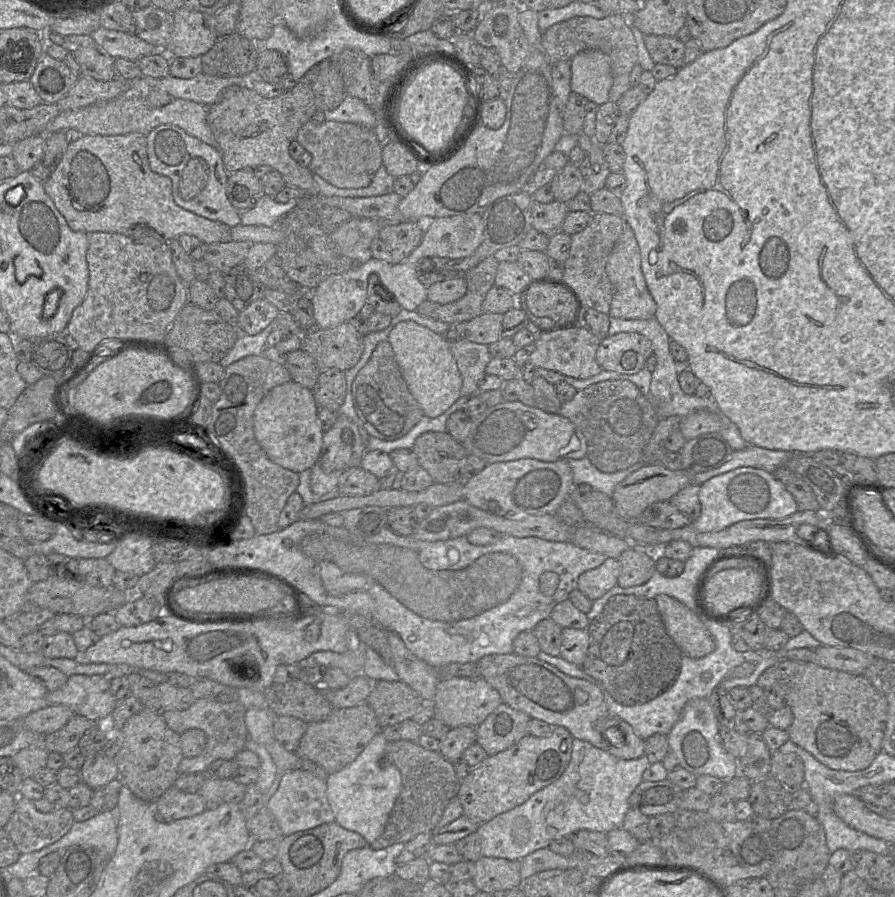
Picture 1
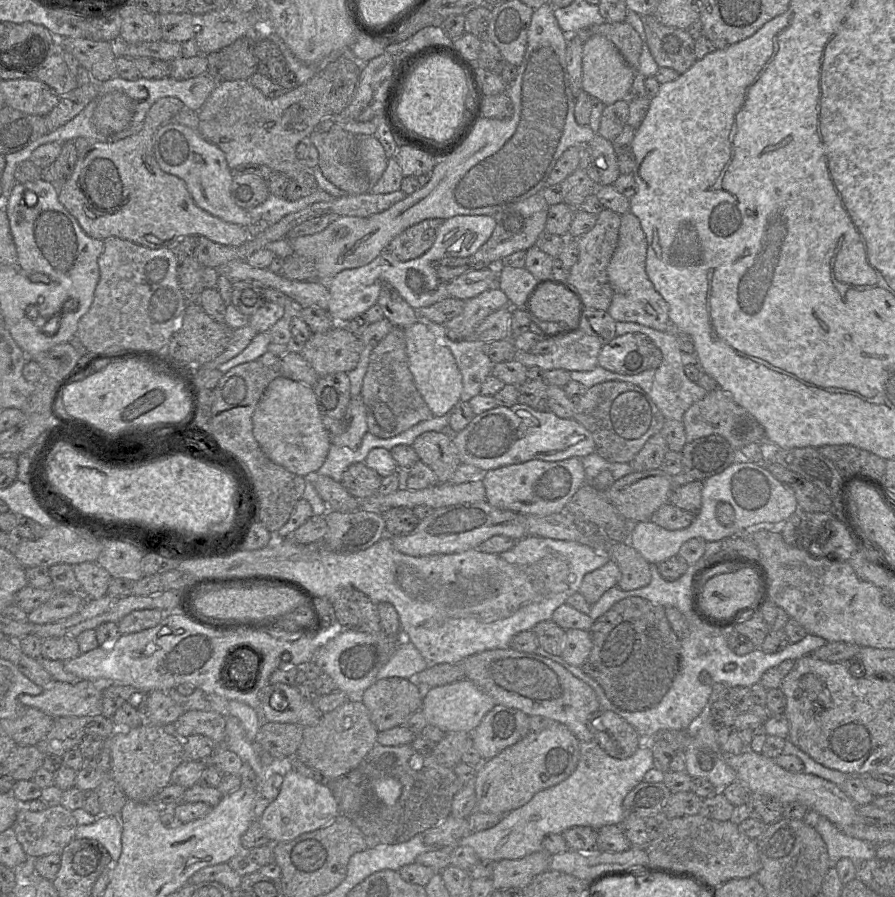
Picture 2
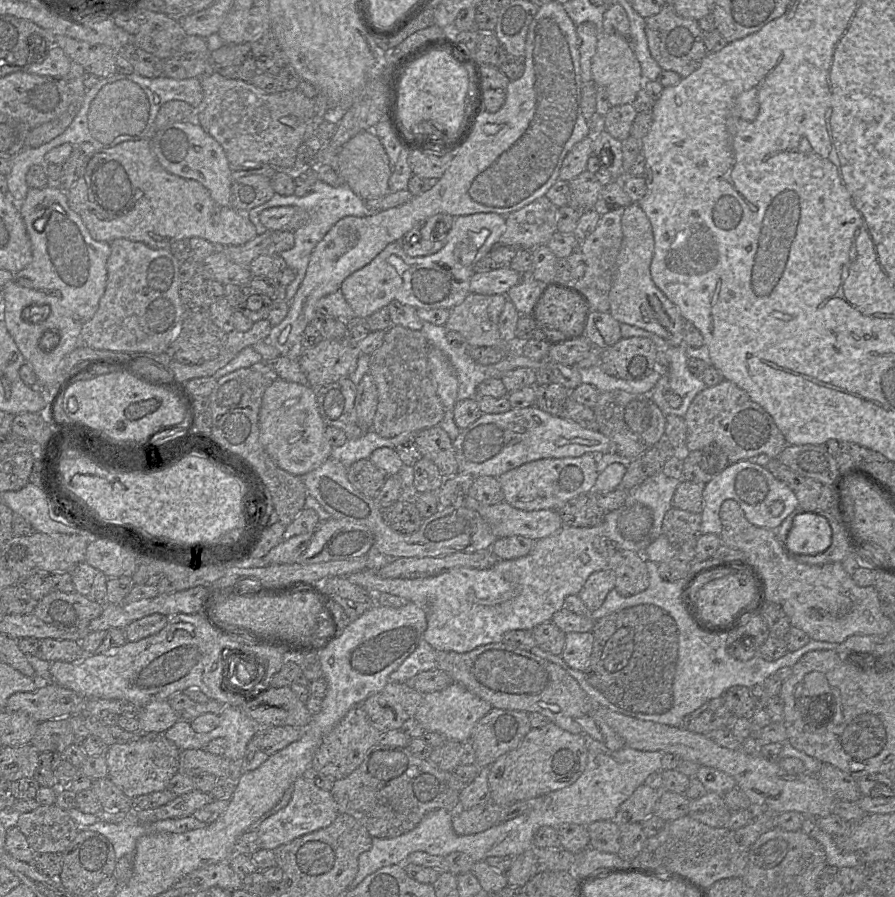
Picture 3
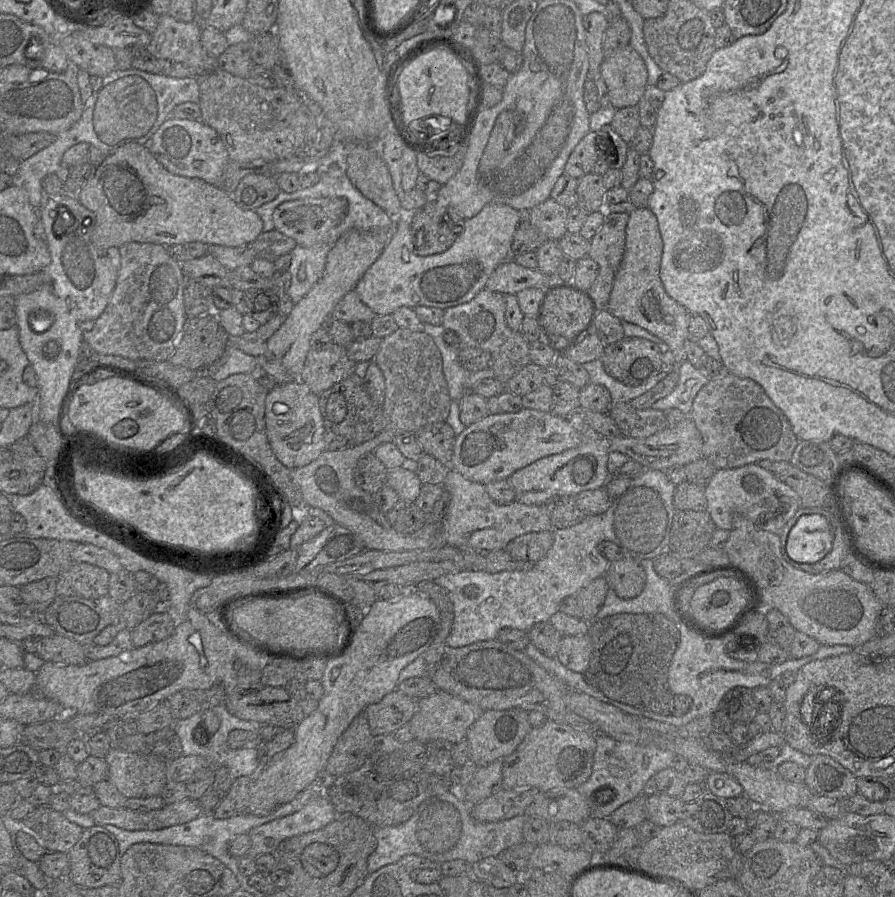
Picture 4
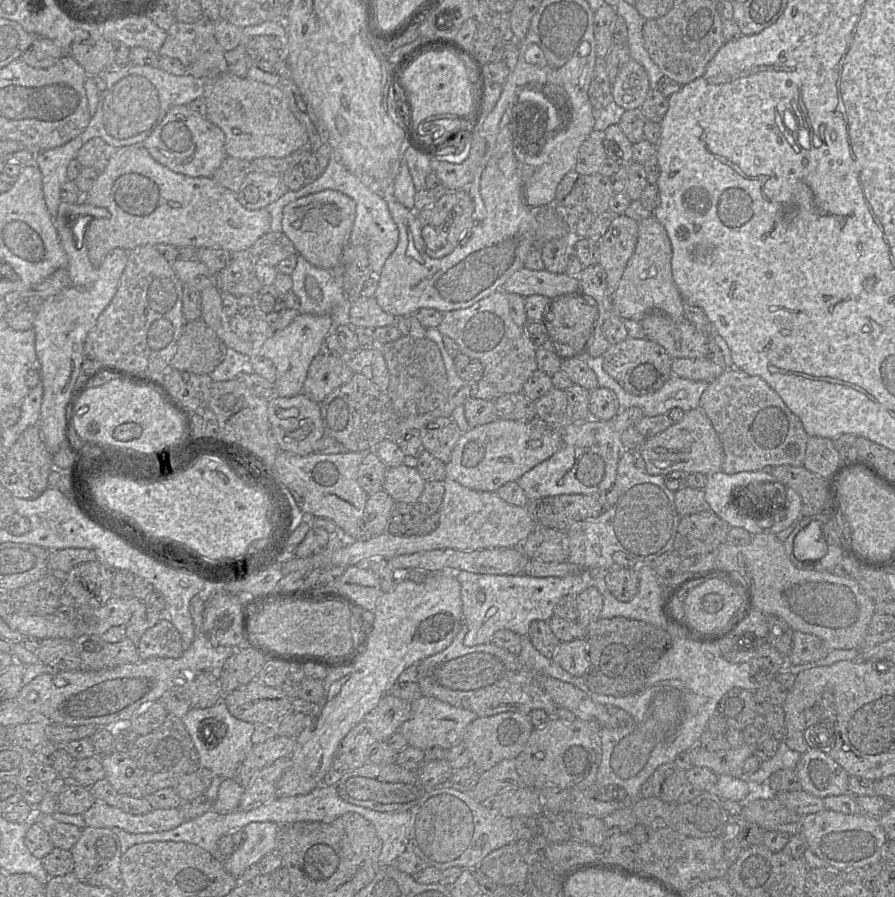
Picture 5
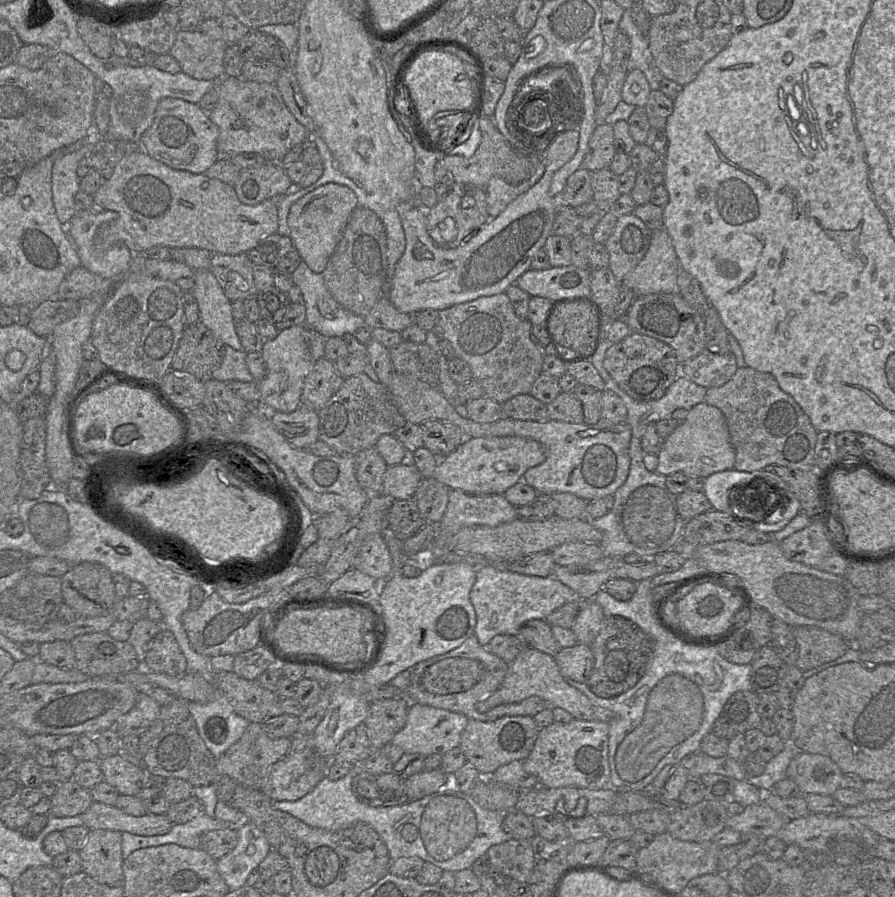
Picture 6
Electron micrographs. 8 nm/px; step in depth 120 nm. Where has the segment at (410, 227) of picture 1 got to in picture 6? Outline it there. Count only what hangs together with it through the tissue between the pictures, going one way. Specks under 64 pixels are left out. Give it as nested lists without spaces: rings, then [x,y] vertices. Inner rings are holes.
[[[454,182],[447,187],[446,192],[437,204],[426,211],[427,231],[433,242],[441,248],[457,248],[467,241],[490,219],[487,210],[487,194],[484,189],[477,190],[472,199],[466,195],[466,184]]]

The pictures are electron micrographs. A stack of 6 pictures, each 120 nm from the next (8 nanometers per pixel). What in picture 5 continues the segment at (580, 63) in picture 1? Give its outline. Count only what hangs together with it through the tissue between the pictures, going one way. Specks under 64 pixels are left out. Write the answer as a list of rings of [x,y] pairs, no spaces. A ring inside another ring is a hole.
[[[630,59],[611,84],[610,99],[625,110],[641,108],[649,90],[649,78],[645,69]]]

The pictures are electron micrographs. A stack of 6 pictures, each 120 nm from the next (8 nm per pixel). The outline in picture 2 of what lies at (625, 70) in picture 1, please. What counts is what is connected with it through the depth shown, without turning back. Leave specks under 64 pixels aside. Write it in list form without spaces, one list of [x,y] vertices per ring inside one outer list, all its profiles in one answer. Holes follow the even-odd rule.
[[[626,21],[593,25],[575,35],[586,41],[594,35],[602,35],[618,48],[626,63],[635,71],[638,69],[642,42],[637,31]]]

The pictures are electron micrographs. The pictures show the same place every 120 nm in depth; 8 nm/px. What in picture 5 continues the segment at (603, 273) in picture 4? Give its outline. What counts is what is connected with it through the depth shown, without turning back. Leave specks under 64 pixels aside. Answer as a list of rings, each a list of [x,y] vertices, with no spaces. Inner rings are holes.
[[[625,214],[615,215],[607,231],[597,242],[598,264],[606,273],[611,300],[627,262],[635,250],[638,224],[639,222]]]

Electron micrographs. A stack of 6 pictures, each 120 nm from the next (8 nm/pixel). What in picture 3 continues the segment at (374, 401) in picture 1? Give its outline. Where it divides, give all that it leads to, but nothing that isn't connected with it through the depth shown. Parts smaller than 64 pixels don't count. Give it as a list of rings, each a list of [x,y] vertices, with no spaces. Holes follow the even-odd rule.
[[[393,325],[384,336],[382,344],[369,355],[368,373],[378,392],[378,403],[372,430],[384,438],[401,433],[419,432],[439,426],[445,416],[428,362],[430,343],[422,331]]]

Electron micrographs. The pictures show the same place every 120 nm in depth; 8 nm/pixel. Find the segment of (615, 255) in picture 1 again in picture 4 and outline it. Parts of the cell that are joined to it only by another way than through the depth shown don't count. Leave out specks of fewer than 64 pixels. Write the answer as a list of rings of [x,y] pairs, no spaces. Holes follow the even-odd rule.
[[[648,207],[636,208],[629,213],[626,226],[625,251],[614,277],[607,310],[620,321],[636,324],[664,342],[674,357],[674,364],[667,370],[666,376],[652,389],[631,400],[636,409],[648,409],[656,401],[668,396],[676,387],[679,379],[679,367],[686,360],[686,341],[688,339],[689,314],[685,307],[675,301],[666,292],[660,279],[660,265],[663,242],[656,216]]]

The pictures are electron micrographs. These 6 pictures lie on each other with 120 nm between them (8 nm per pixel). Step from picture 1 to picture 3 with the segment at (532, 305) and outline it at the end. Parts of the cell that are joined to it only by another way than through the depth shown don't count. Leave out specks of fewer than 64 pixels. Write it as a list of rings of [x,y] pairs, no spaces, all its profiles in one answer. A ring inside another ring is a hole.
[[[550,287],[538,303],[535,313],[543,326],[565,335],[574,335],[583,329],[589,311],[584,296]]]

